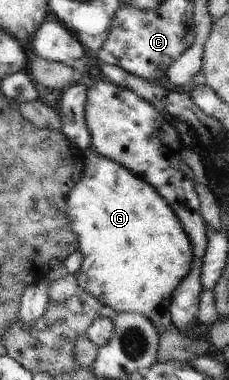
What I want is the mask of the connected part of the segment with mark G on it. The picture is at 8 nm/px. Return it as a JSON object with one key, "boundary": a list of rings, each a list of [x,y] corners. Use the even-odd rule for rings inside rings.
{"boundary":[[[92,147],[82,153],[85,157],[82,177],[67,199],[67,214],[79,241],[78,250],[84,256],[77,272],[79,290],[91,293],[117,313],[143,315],[151,321],[159,335],[163,334],[173,325],[171,299],[175,289],[188,277],[193,265],[190,238],[168,202],[151,185],[115,161],[98,155]]]}

